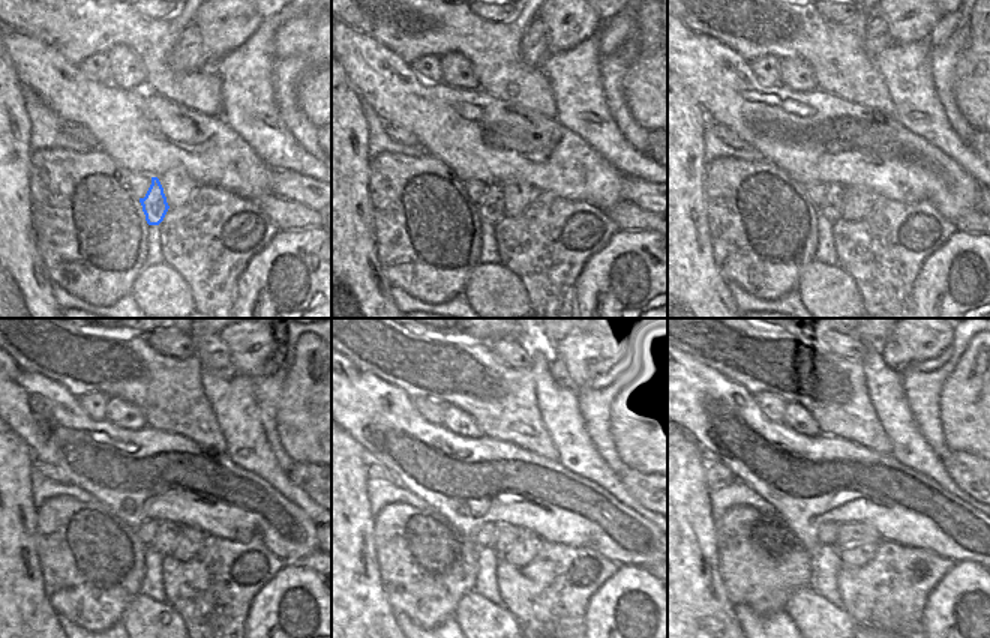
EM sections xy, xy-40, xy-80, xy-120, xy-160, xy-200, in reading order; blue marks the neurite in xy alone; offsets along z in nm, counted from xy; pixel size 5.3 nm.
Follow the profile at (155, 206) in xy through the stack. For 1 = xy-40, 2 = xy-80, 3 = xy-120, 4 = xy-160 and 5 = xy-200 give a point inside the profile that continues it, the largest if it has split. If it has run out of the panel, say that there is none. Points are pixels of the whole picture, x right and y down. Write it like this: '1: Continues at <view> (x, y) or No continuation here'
1: Continues at xy-40 (491, 206)
2: Continues at xy-80 (830, 207)
3: Continues at xy-120 (164, 542)
4: Continues at xy-160 (507, 535)
5: Continues at xy-200 (851, 533).

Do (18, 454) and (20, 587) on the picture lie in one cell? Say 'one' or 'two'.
one

